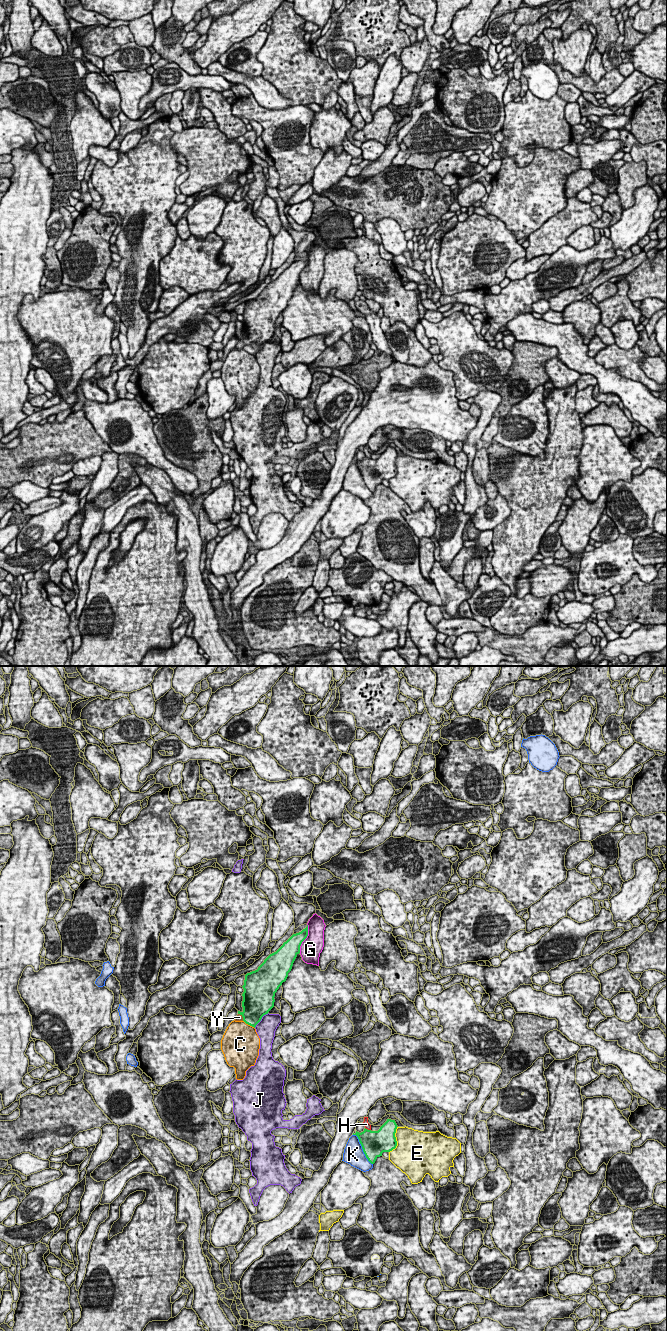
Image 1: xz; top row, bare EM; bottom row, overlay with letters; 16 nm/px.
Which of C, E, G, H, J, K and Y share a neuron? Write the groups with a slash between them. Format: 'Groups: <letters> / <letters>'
Groups: C / E / G / H / J / K / Y

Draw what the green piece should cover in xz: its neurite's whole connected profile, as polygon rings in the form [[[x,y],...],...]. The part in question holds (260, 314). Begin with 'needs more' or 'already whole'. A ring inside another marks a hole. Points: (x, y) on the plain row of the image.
needs more | [[[308,253],[301,260],[293,262],[283,273],[274,281],[270,282],[257,298],[245,303],[244,320],[242,322],[243,339],[238,339],[235,349],[244,349],[246,352],[256,355],[262,345],[274,335],[275,321],[286,309],[288,301],[291,299],[293,291],[300,281],[300,274],[308,264]]]

